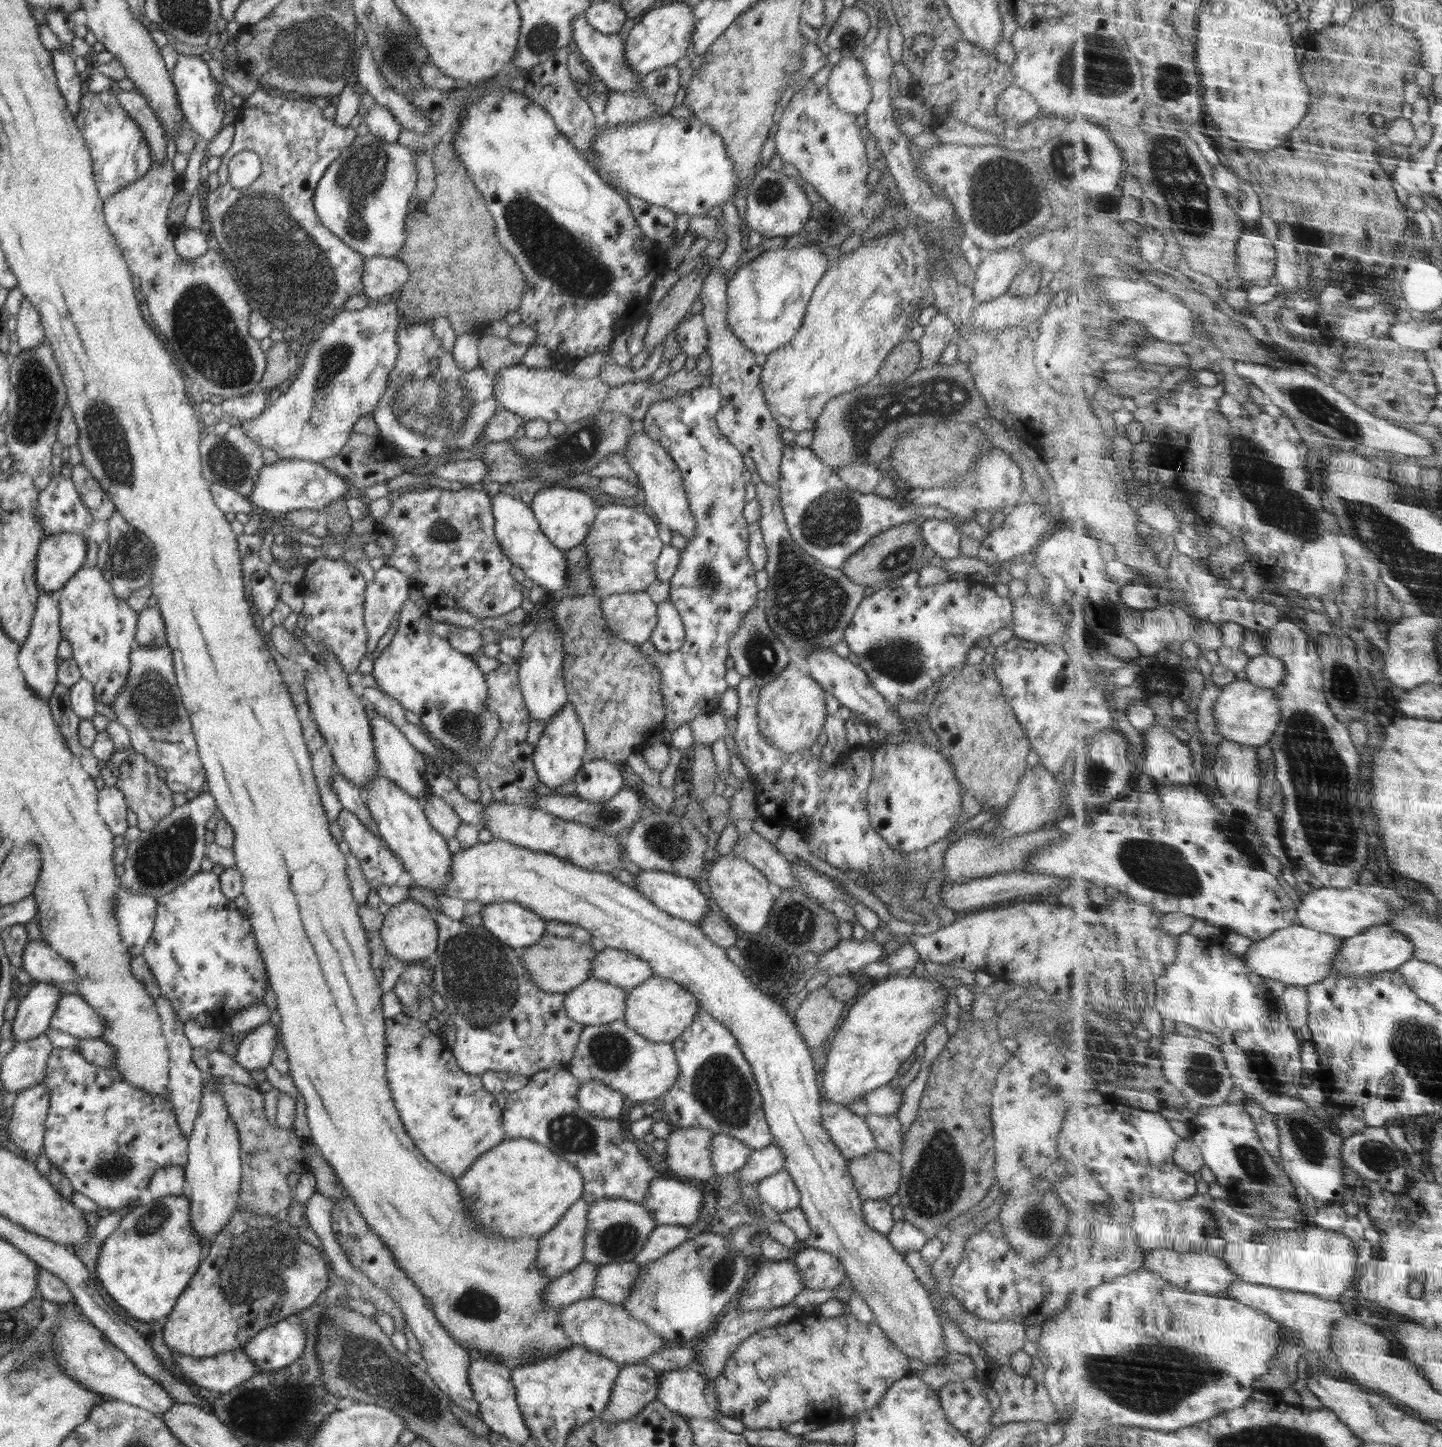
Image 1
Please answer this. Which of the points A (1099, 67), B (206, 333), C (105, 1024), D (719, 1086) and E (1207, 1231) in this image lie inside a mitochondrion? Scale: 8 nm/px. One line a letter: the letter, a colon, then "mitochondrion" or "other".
A: mitochondrion
B: mitochondrion
C: other
D: mitochondrion
E: other

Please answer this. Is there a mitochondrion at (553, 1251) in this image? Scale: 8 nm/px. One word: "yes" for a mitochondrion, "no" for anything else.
no

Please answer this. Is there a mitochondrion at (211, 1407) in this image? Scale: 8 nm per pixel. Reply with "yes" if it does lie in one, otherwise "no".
no

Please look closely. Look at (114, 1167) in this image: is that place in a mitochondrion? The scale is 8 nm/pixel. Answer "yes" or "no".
yes

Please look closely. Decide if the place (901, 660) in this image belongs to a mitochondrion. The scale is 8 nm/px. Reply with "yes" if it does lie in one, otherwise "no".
yes

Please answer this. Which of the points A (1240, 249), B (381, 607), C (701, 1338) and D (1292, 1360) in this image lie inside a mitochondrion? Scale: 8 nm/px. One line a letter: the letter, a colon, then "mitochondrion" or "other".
A: other
B: mitochondrion
C: other
D: other

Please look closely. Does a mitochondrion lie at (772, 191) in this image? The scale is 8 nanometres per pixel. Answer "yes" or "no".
yes

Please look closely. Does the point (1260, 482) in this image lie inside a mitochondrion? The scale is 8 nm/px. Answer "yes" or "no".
yes

